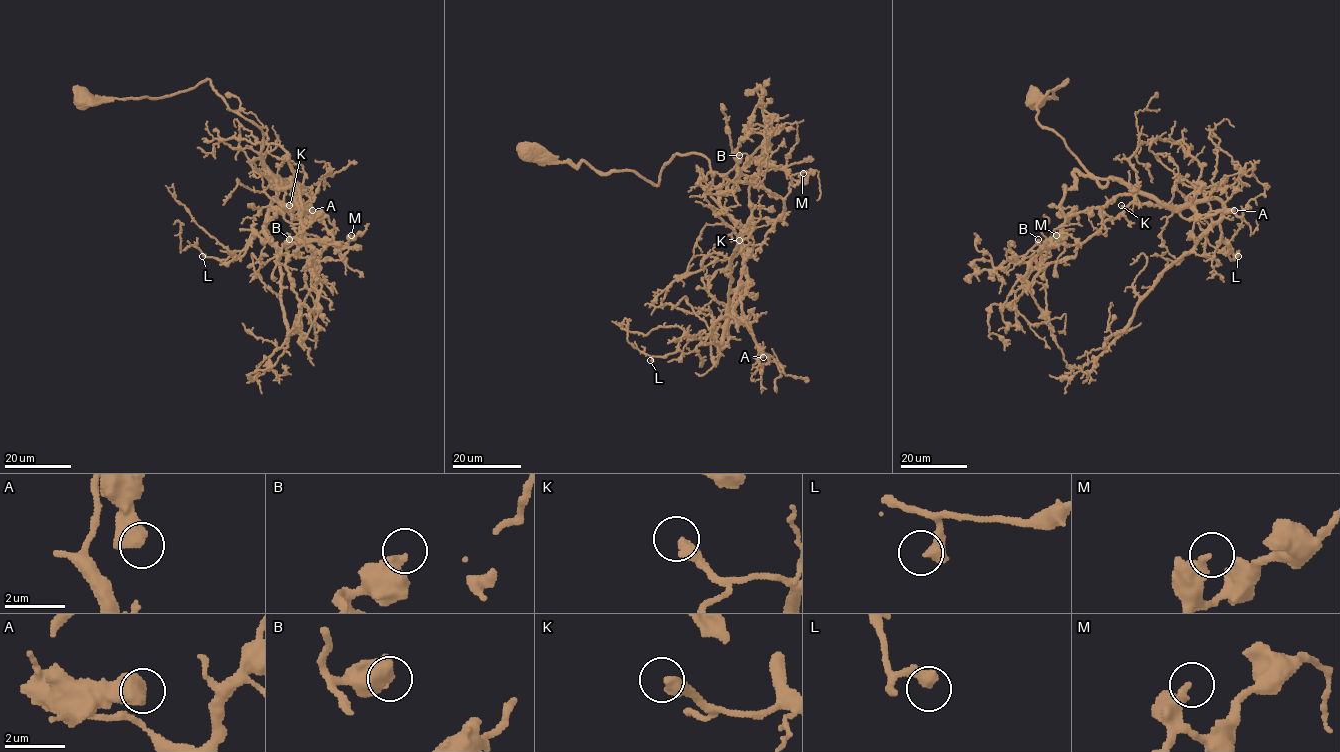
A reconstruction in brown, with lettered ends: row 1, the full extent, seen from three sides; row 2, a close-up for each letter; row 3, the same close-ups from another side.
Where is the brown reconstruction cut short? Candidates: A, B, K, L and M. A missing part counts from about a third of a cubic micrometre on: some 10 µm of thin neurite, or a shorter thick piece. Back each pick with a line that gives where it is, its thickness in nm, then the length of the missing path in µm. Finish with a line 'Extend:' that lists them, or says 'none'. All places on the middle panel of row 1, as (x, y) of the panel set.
K: at (739, 240); 400 nm thick; about 25 µm are missing
Extend: K

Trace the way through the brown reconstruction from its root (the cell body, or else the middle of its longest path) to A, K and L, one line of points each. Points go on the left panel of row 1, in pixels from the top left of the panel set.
A: (81, 98), (164, 97), (209, 79), (261, 129), (262, 163), (291, 178), (291, 217), (312, 210)
K: (81, 98), (164, 97), (209, 79), (261, 129), (261, 160), (291, 178), (302, 208), (289, 205)
L: (81, 98), (209, 79), (261, 129), (260, 159), (296, 200), (274, 199), (241, 251), (202, 256)

